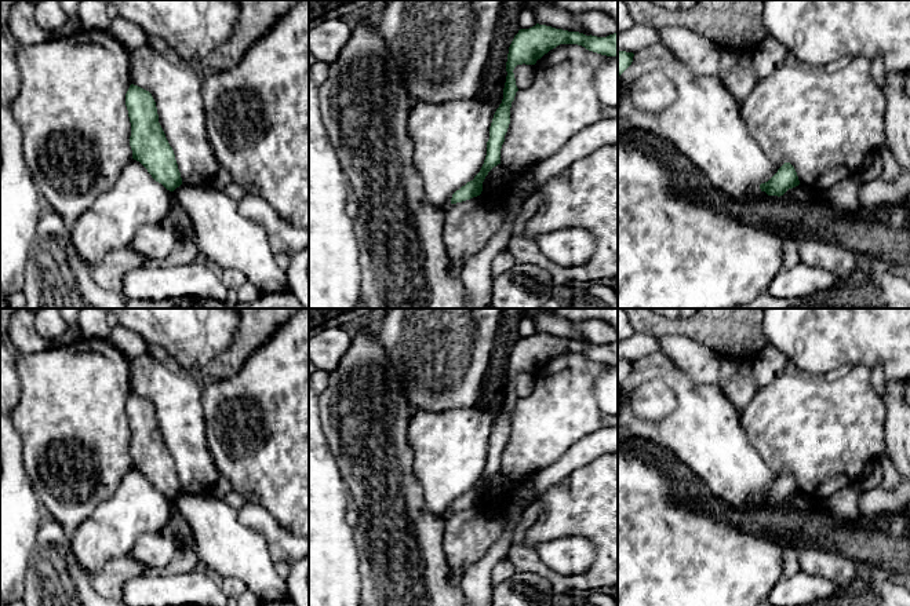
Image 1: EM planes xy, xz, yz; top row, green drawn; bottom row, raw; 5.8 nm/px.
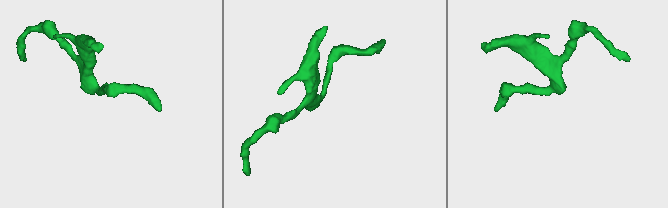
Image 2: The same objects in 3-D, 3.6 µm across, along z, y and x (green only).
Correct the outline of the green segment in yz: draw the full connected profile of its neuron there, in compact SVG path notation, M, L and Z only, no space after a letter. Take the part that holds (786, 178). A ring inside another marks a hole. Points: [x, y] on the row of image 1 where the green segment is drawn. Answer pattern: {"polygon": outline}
{"polygon": "M785 163L778 172L765 183L760 185L761 191L768 196L783 196L789 189L800 185L797 172L790 163Z"}

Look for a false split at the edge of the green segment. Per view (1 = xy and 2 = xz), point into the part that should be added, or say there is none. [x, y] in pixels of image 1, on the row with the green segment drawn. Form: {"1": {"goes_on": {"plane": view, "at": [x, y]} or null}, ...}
{"1": {"goes_on": null}, "2": {"goes_on": null}}

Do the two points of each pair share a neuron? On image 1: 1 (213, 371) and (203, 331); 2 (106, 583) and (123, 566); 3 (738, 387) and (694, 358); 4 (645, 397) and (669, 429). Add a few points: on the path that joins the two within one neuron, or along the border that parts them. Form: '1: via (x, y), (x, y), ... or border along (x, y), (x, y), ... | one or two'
1: border along (233, 339), (225, 350), (196, 373) | two
2: via (110, 579), (119, 570) | one
3: via (727, 386), (705, 368) | one
4: border along (676, 395), (659, 420), (632, 409) | two

